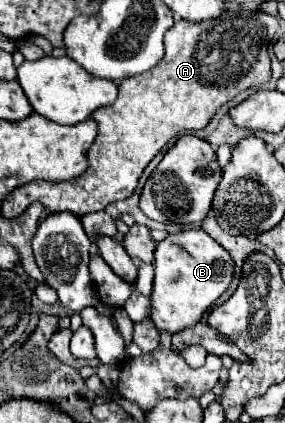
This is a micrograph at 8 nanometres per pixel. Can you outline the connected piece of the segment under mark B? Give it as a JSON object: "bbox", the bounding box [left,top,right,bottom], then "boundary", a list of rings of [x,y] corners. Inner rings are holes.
{"bbox":[148,229,234,333],"boundary":[[[190,229],[170,233],[154,251],[154,287],[150,295],[148,319],[158,331],[178,333],[202,319],[208,307],[230,287],[234,277],[234,261],[230,253],[218,245],[206,231]]]}

